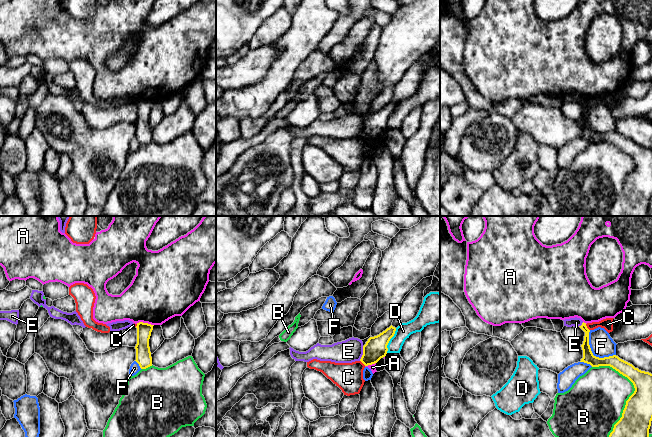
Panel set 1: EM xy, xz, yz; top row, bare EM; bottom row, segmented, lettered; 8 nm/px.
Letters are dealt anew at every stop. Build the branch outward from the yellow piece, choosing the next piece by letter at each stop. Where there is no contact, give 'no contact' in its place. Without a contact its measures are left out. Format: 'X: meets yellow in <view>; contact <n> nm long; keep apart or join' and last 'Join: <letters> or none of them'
A: meets yellow in xy; contact 140 nm long; keep apart
B: meets yellow in yz; contact 600 nm long; keep apart
C: meets yellow in yz; contact 70 nm long; keep apart
D: meets yellow in xz; contact 220 nm long; keep apart
E: meets yellow in xz; contact 120 nm long; keep apart
F: meets yellow in yz; contact 300 nm long; keep apart
Join: none of them

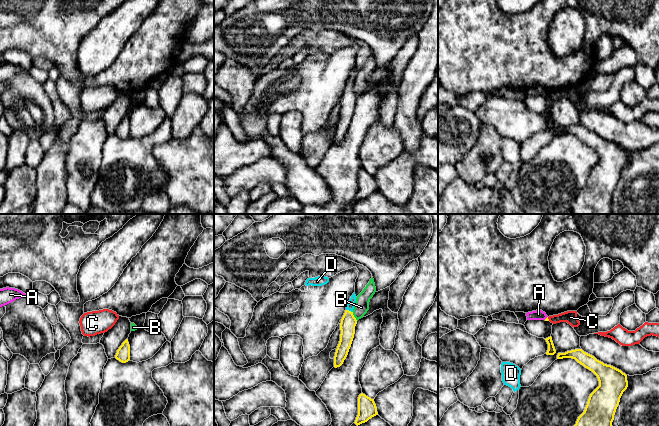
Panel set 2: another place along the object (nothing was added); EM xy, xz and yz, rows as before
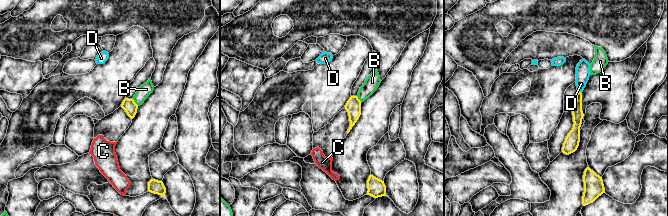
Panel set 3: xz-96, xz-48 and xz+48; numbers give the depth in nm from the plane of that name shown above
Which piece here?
A: meets yellow in yz; contact 40 nm long; keep apart
B: meets yellow in xz; contact 80 nm long; keep apart
C: meets yellow in yz; contact 40 nm long; keep apart
D: meets yellow in xz; contact 60 nm long; join
Join: D

